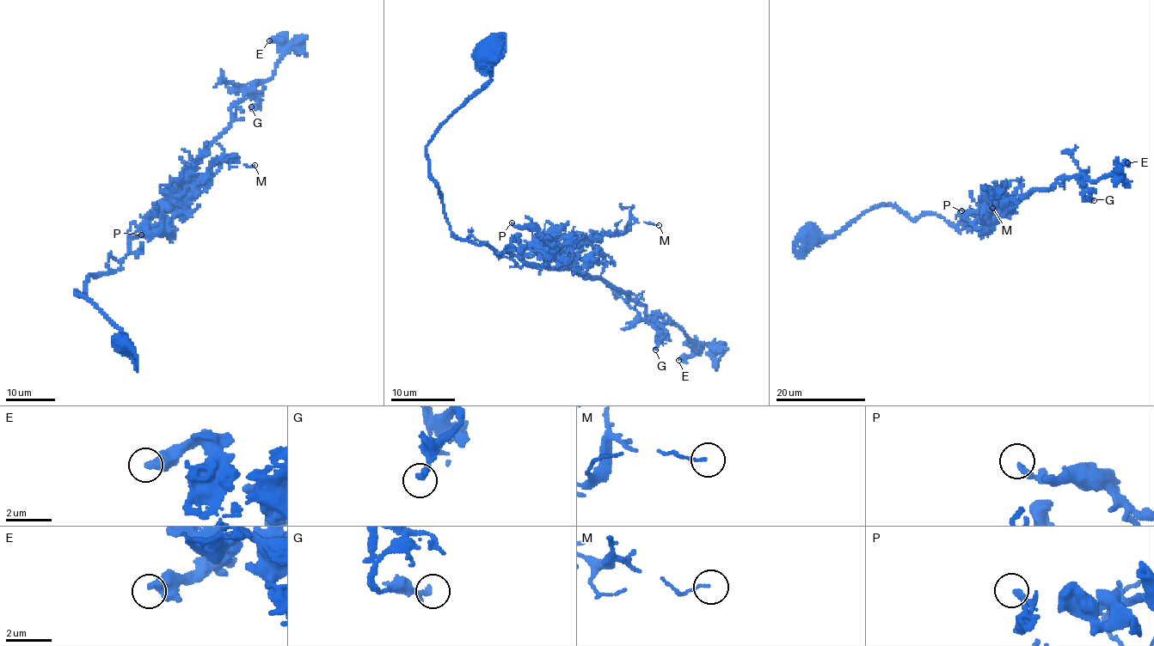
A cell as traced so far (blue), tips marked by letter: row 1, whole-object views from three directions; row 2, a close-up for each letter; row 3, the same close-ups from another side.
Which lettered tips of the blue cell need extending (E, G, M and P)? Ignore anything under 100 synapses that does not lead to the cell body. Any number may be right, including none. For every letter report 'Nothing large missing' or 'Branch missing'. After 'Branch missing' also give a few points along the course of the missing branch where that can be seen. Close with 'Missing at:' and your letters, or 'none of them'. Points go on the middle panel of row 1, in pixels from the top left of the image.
E: Nothing large missing
G: Nothing large missing
M: Nothing large missing
P: Nothing large missing
Missing at: none of them

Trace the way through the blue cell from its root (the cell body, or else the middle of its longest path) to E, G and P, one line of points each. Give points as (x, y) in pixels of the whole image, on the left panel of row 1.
E: (120, 344), (125, 333), (76, 290), (119, 269), (233, 106), (271, 76), (283, 39), (269, 40)
G: (120, 344), (125, 333), (76, 290), (84, 295), (88, 274), (119, 269), (246, 91), (259, 104), (251, 106)
P: (120, 344), (125, 333), (76, 290), (84, 295), (90, 273), (116, 271), (147, 218), (161, 217), (141, 234)

